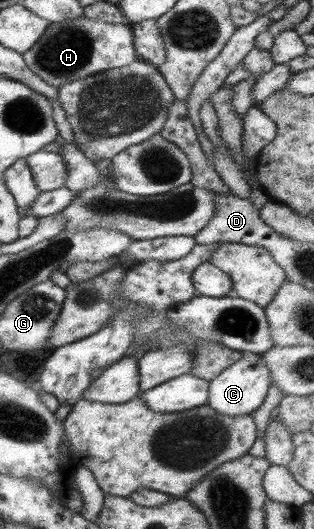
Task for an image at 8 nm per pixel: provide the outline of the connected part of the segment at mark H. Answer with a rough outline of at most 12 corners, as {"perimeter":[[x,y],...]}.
{"perimeter":[[48,24],[21,57],[59,86],[137,58],[131,26]]}

